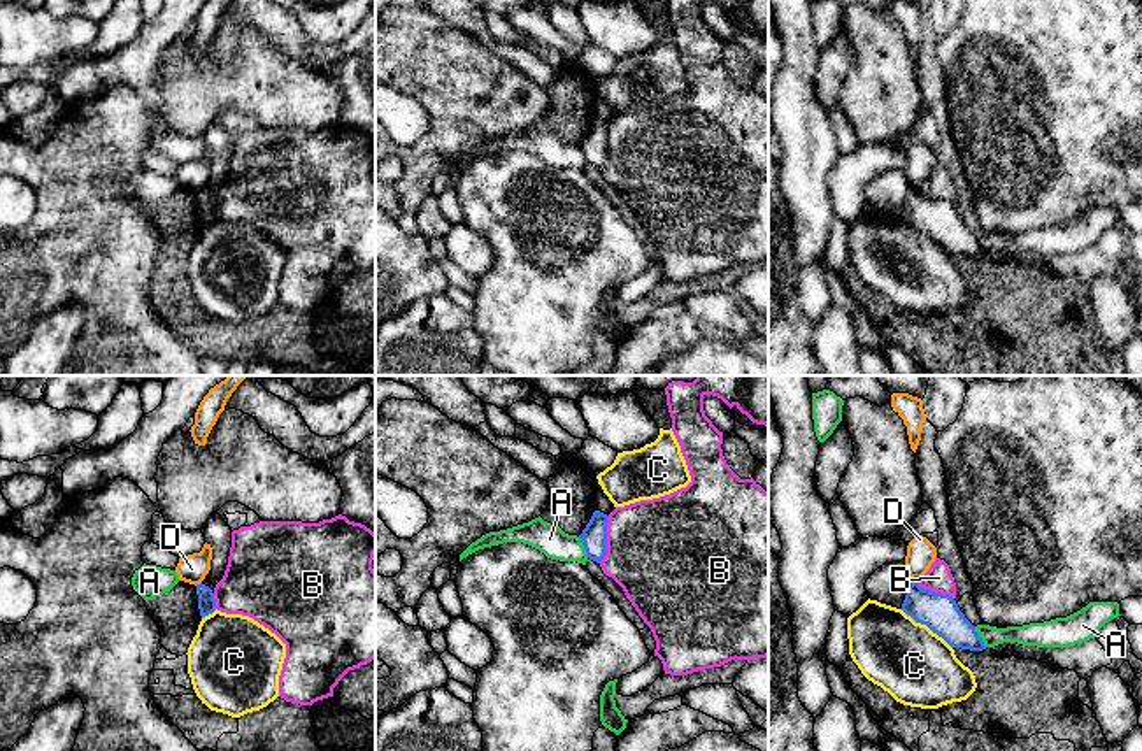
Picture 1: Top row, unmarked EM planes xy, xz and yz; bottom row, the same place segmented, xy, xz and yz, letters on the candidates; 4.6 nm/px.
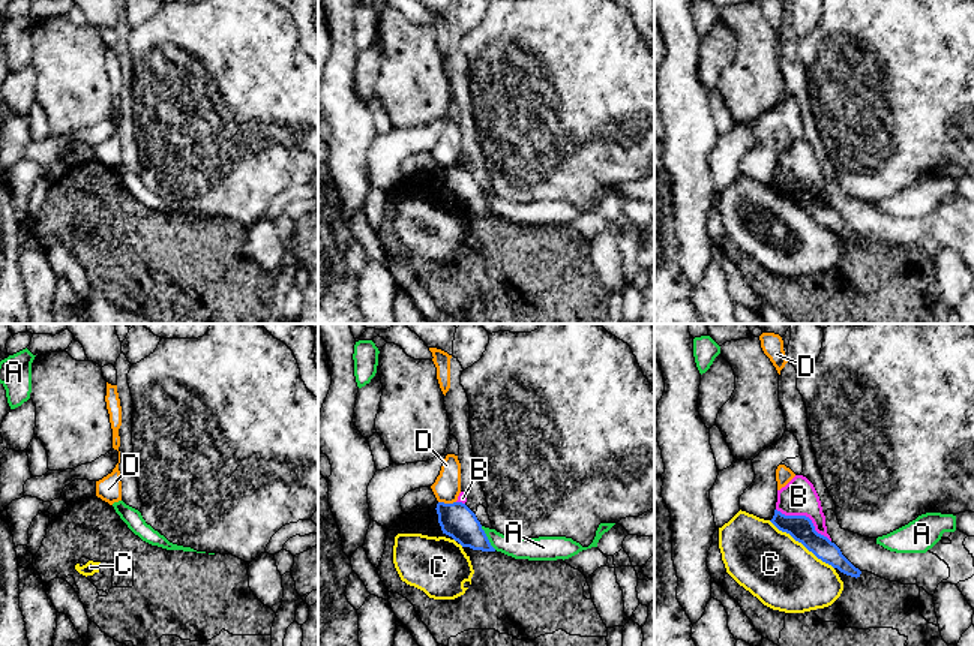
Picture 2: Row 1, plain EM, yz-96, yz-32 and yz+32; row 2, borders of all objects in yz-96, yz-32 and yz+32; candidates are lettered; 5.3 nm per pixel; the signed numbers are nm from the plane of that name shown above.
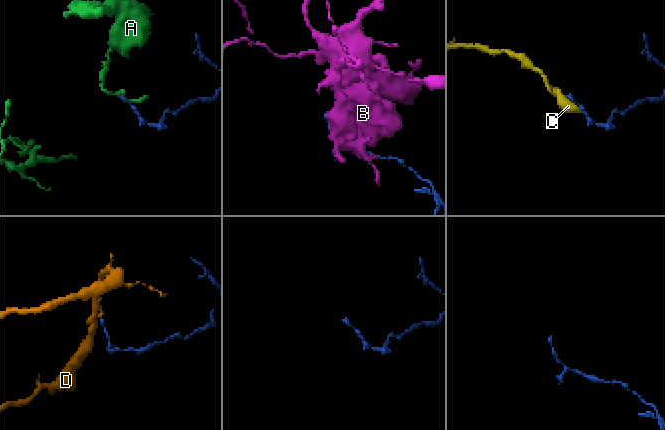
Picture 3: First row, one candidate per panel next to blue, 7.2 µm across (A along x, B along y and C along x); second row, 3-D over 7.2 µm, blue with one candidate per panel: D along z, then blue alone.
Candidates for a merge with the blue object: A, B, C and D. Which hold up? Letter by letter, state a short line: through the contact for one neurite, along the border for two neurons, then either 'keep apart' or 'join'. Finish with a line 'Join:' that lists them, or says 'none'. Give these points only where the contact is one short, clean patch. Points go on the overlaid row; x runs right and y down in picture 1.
A: line xz (578, 537), (588, 557); keep apart
B: keep apart
C: keep apart
D: line xy (200, 581), (195, 585); keep apart
Join: none

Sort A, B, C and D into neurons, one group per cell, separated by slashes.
A / B / C / D

